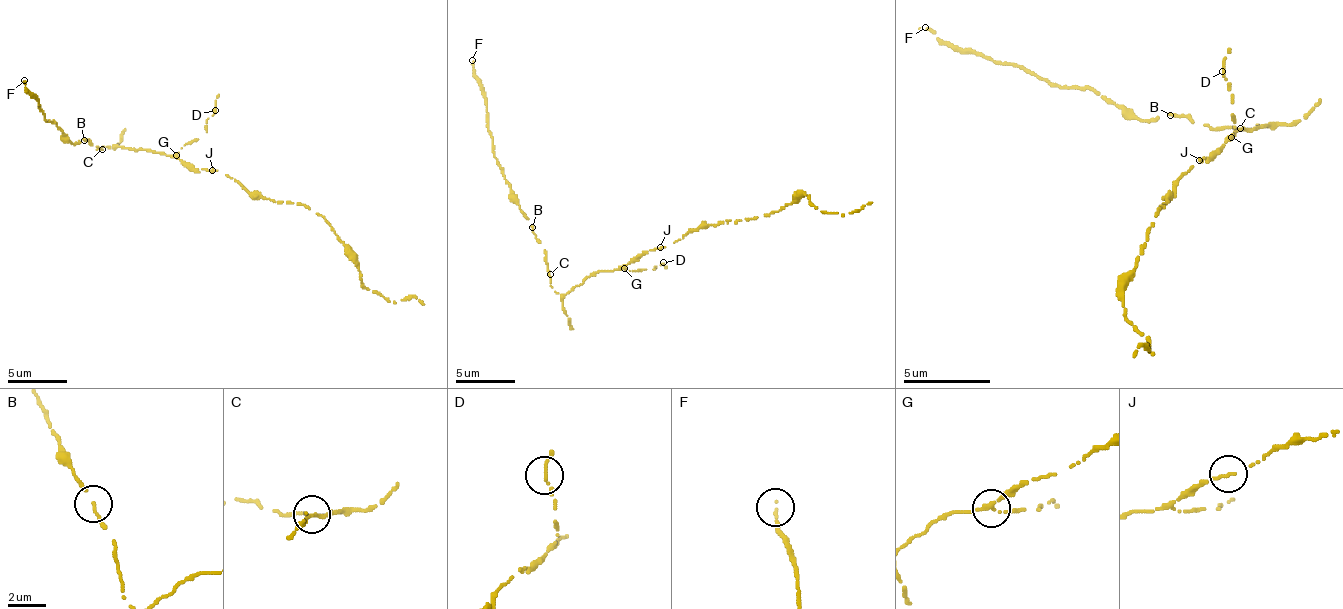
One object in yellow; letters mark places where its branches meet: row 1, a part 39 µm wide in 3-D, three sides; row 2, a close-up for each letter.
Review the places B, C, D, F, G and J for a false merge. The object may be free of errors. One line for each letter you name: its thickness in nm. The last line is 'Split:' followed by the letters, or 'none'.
J: calibre 140 nm
Split: J

